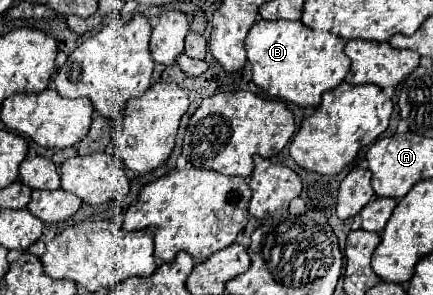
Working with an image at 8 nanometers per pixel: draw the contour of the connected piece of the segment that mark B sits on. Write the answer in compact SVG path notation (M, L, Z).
M259 20L245 38L247 60L253 66L253 82L269 96L293 102L299 108L317 108L323 92L337 88L345 80L349 72L349 60L343 48L345 40L341 36L315 32L303 26L299 20Z

